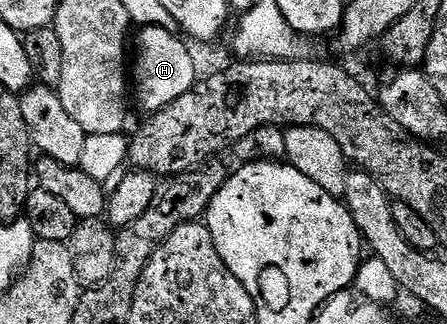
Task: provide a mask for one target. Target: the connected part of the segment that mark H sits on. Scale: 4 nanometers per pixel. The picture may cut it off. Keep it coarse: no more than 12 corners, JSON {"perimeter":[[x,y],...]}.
{"perimeter":[[178,33],[133,42],[133,98],[153,115],[195,87]]}

